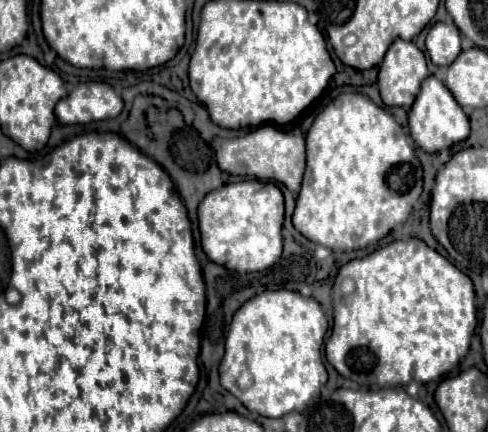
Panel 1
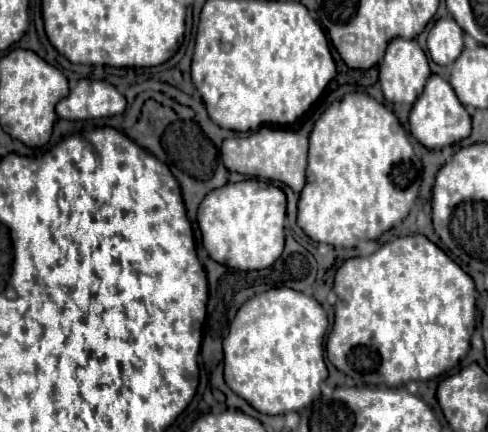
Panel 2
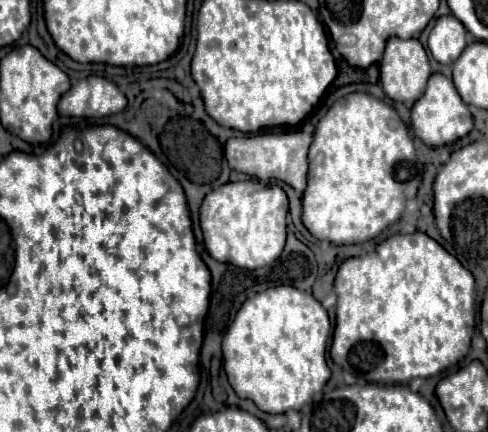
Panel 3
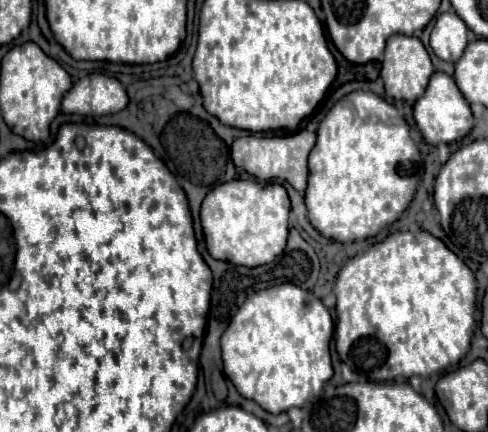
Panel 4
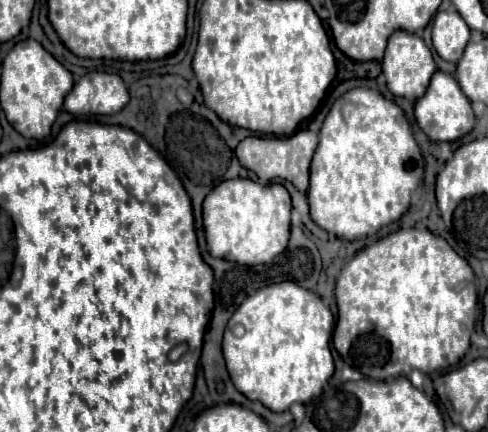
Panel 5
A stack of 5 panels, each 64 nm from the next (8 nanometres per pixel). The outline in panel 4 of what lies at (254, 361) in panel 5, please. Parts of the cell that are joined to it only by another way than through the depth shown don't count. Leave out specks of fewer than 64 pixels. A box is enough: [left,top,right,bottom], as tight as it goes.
[222,284,334,414]

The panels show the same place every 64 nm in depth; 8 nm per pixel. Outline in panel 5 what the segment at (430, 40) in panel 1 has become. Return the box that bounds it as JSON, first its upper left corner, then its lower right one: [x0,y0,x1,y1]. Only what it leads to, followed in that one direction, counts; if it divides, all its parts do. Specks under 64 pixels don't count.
[432,10,470,62]

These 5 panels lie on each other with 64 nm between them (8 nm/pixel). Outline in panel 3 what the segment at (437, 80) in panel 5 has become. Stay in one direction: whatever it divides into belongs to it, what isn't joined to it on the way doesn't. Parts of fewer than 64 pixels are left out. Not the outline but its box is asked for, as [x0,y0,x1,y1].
[412,74,472,146]

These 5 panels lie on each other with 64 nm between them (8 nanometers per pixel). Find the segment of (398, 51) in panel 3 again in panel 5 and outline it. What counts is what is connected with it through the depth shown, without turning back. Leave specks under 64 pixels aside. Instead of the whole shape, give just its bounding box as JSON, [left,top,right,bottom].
[382,30,436,100]

